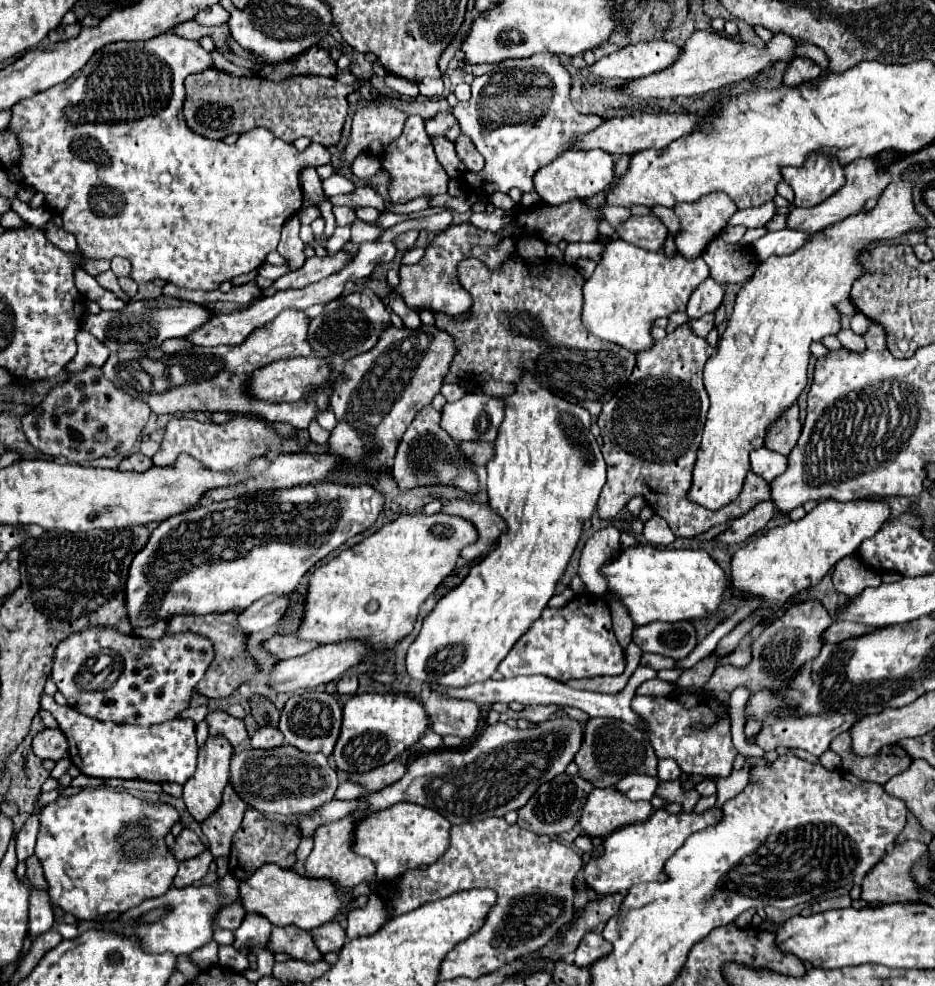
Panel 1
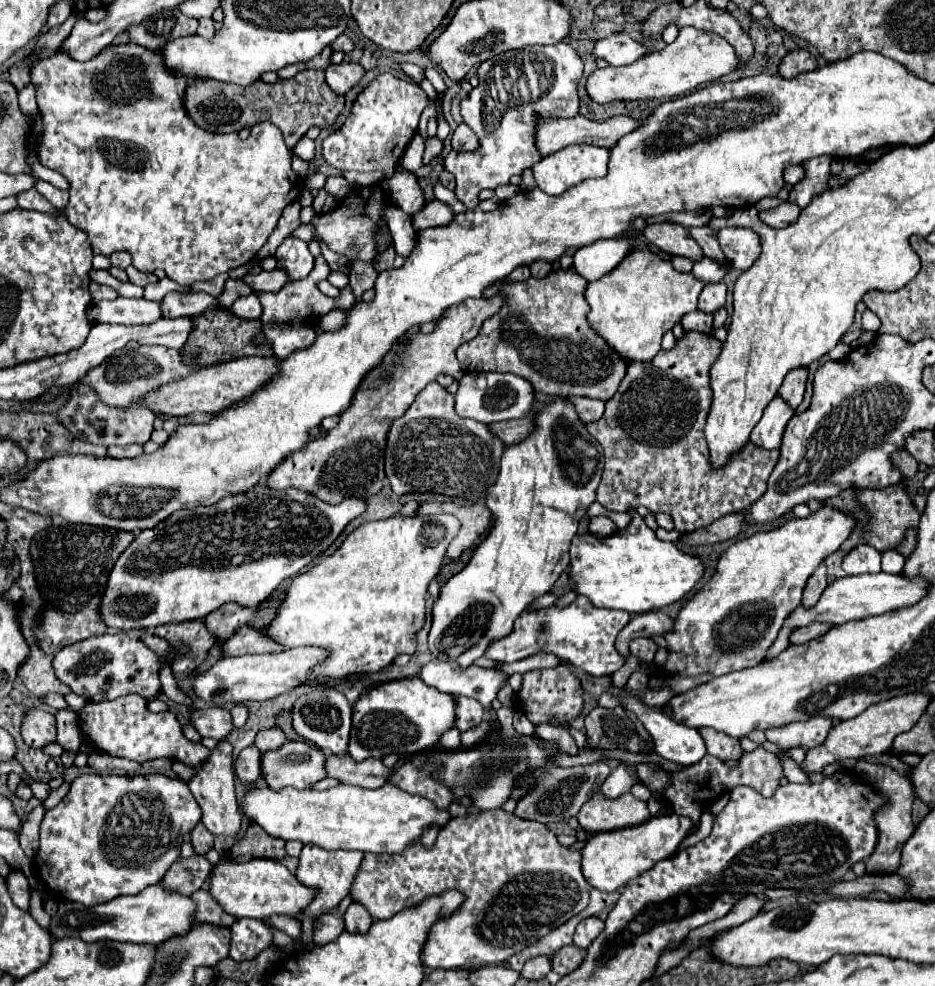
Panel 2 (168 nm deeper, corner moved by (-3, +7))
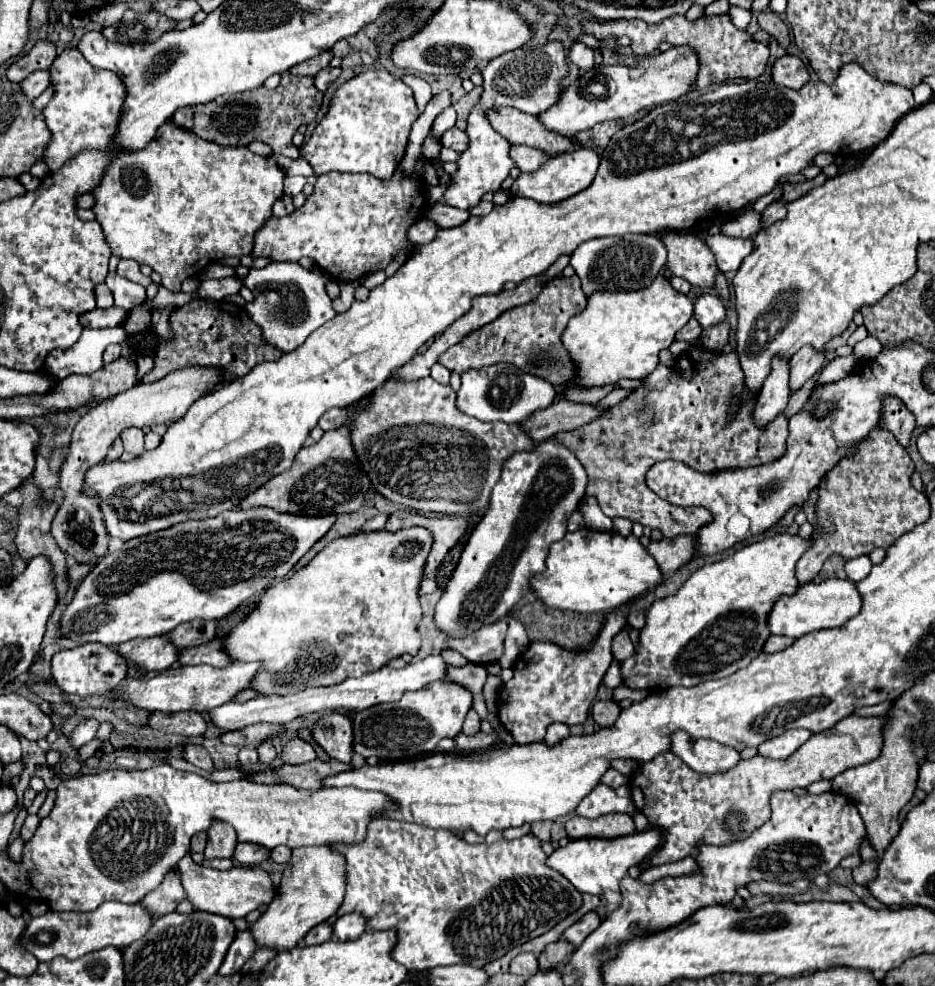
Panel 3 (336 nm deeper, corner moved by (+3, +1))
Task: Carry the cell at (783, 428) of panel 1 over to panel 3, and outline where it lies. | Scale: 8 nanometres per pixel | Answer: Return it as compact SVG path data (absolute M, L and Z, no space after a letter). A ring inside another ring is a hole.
M802 346L790 360L790 390L798 390L824 366L824 350Z

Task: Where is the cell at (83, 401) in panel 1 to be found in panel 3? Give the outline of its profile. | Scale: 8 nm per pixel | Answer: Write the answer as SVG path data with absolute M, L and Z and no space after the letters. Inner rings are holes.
M140 428L122 432L120 438L122 438L122 442L124 442L124 450L126 450L126 452L132 452L132 454L136 454L136 456L140 456L140 454L144 452L144 432L142 432Z

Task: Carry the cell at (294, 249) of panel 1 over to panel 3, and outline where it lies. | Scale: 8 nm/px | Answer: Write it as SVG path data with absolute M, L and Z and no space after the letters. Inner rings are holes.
M272 262L238 278L242 278L242 284L248 286L254 294L254 300L246 302L252 322L260 326L264 342L282 352L296 350L316 328L336 316L332 300L324 288L328 276L320 270L304 270L296 262Z

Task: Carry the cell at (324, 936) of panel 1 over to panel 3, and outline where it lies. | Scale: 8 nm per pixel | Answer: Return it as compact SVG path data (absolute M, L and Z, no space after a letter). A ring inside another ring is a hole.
M322 922L318 926L314 926L306 936L304 936L304 944L306 946L314 946L314 944L322 944L328 942L332 938L332 926L328 922Z

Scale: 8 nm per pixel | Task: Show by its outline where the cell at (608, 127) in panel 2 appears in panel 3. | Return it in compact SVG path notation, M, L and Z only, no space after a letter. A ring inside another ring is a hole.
M492 108L486 112L492 128L502 134L510 144L524 142L528 146L538 146L548 154L562 154L576 146L576 140L564 140L560 134L546 130L534 116L518 108Z

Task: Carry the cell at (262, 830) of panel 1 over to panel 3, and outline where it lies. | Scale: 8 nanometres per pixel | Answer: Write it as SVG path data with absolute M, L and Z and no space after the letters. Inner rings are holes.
M238 844L234 852L234 860L244 866L256 866L268 860L268 856L270 856L270 850L266 850L264 846L254 846L254 844Z

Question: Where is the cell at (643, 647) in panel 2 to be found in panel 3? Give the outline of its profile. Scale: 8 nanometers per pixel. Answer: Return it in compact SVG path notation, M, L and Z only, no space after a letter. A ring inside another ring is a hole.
M620 630L614 636L614 640L612 640L612 654L614 654L616 660L626 660L626 658L630 658L630 654L634 654L634 644L632 644L632 640L630 640L626 630Z

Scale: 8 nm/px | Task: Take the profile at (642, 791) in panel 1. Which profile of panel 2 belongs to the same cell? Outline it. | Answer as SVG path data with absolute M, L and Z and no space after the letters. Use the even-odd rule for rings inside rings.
M618 764L610 776L606 778L606 782L602 784L602 794L608 796L608 798L618 798L626 792L632 790L634 784L638 784L640 778L636 772L632 772L626 764Z

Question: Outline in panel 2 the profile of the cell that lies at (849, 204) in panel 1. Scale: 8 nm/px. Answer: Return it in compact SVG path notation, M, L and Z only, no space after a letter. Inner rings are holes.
M782 202L774 210L760 212L760 220L772 228L786 228L796 222L796 218L802 214L802 208L792 204L792 202Z

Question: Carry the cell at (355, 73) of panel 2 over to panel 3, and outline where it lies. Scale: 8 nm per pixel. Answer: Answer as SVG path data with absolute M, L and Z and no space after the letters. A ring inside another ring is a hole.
M328 66L328 68L320 70L320 72L314 76L314 86L316 86L320 92L326 92L328 84L332 84L338 76L340 76L340 68L332 68L332 66Z

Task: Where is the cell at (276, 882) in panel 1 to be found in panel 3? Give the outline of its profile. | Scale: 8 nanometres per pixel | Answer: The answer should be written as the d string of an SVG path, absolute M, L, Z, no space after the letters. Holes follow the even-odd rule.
M186 854L178 862L178 870L182 876L182 886L186 890L186 896L196 910L220 914L220 916L226 916L232 920L244 918L248 912L256 910L262 904L270 904L270 900L276 894L276 888L272 886L270 876L260 868L244 868L242 866L242 868L232 868L228 872L222 872L216 868L206 868L206 866L194 864L190 854Z

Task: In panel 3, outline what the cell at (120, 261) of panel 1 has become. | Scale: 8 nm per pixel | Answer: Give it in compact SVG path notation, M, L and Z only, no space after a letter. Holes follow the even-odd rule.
M120 260L120 264L118 264L118 274L126 276L128 280L140 282L142 286L150 286L150 284L152 284L152 280L140 272L140 266L138 266L136 260Z

